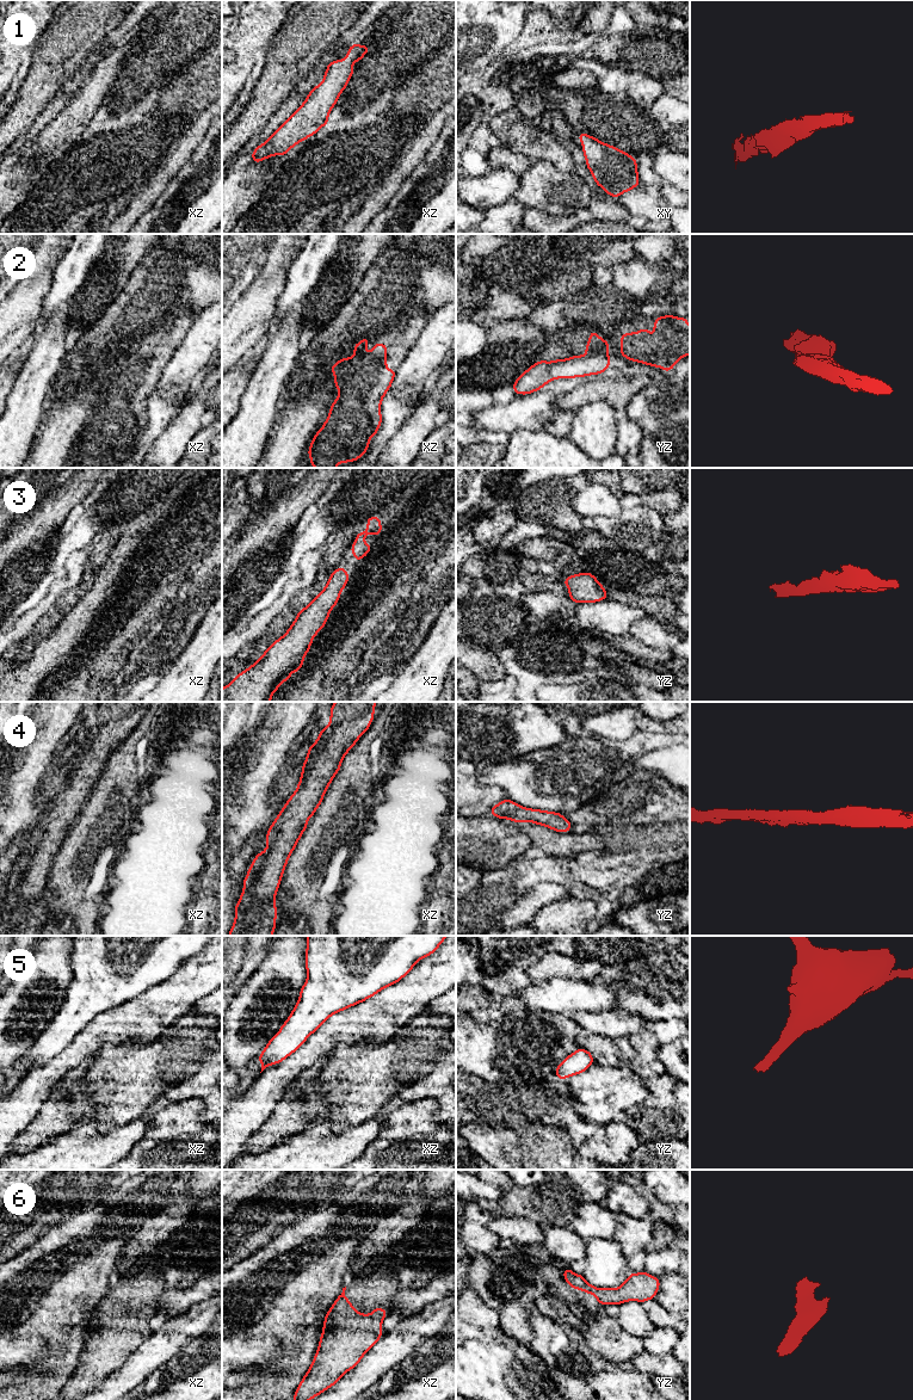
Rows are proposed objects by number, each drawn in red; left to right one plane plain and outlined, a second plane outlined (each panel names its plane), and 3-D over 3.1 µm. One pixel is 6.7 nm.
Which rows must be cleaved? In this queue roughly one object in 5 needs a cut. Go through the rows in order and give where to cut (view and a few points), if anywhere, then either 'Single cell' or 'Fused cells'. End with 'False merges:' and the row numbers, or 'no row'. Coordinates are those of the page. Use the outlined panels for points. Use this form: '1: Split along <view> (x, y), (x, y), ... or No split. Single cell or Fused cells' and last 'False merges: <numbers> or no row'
1: No split. Single cell
2: Split along xz (351, 359), (337, 378). Fused cells
3: No split. Single cell
4: No split. Single cell
5: No split. Single cell
6: No split. Single cell
False merges: 2

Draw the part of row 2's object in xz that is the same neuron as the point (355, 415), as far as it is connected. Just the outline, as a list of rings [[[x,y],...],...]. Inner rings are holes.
[[[378,340],[370,353],[354,356],[344,366],[339,378],[335,375],[334,383],[339,396],[332,403],[327,420],[321,424],[322,428],[315,433],[310,443],[307,454],[310,456],[311,465],[335,468],[339,463],[357,461],[368,451],[371,437],[377,434],[382,424],[382,399],[391,387],[395,375],[396,370],[387,369],[387,345]],[[332,371],[332,374],[334,372]]]

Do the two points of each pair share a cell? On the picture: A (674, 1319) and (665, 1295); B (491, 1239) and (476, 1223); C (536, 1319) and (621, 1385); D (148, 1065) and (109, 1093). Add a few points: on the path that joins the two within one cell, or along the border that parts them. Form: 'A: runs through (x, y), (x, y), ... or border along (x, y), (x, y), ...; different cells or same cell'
A: border along (653, 1299), (665, 1308), (677, 1313); different cells
B: runs through (487, 1235), (479, 1227); same cell
C: runs through (557, 1340), (565, 1348), (578, 1348), (599, 1369); same cell
D: runs through (139, 1074), (128, 1078), (118, 1087); same cell

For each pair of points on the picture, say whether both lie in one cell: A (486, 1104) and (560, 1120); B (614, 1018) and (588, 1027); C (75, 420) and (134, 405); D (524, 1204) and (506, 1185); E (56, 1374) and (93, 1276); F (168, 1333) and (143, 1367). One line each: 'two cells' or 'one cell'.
A: one cell
B: one cell
C: two cells
D: one cell
E: one cell
F: one cell

